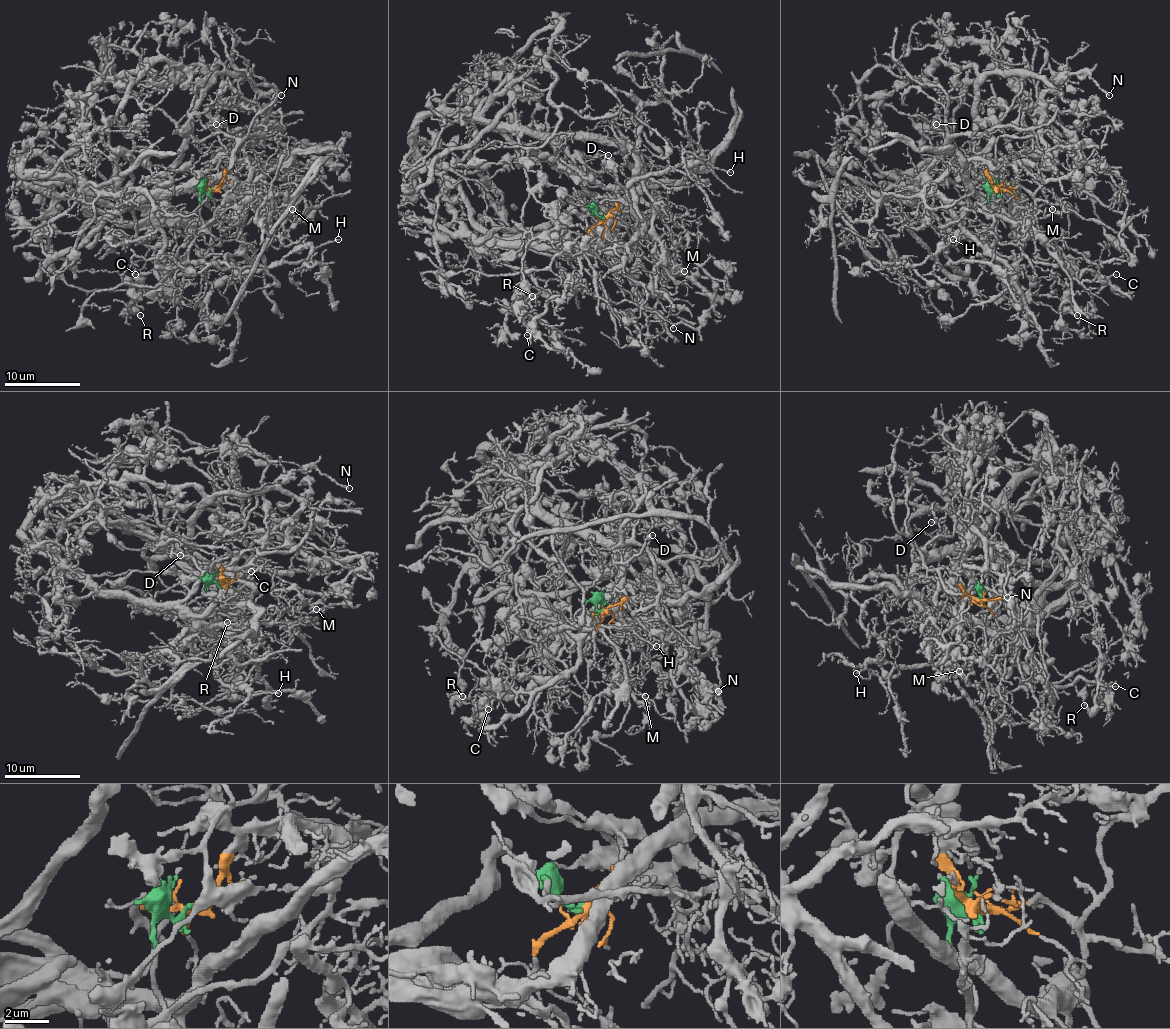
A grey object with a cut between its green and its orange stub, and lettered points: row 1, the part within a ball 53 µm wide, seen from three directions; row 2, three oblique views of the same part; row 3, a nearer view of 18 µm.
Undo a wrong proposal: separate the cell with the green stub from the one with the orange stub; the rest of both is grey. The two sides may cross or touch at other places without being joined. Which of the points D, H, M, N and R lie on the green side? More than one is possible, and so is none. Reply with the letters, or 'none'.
R

